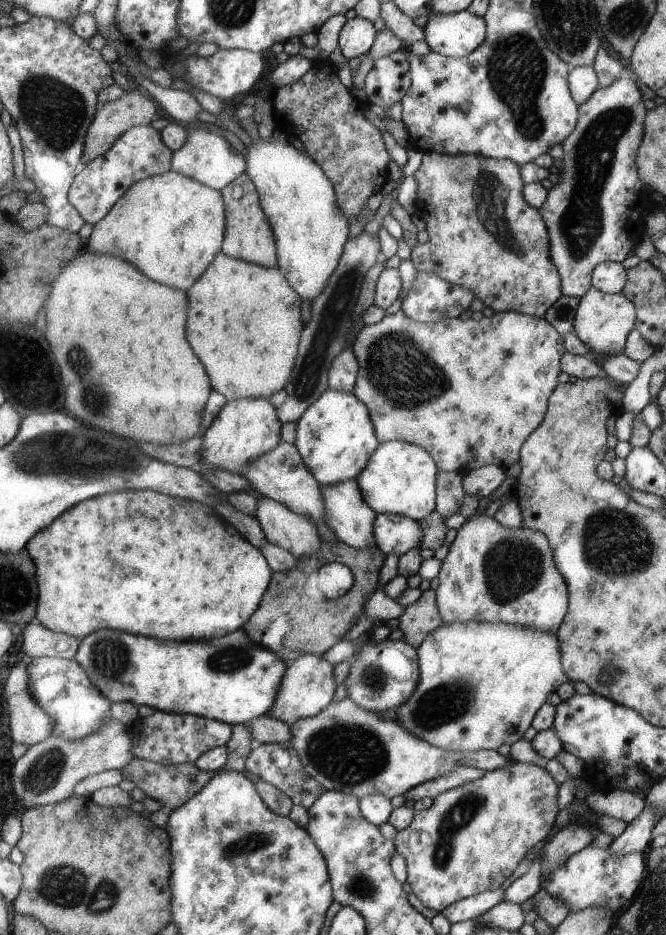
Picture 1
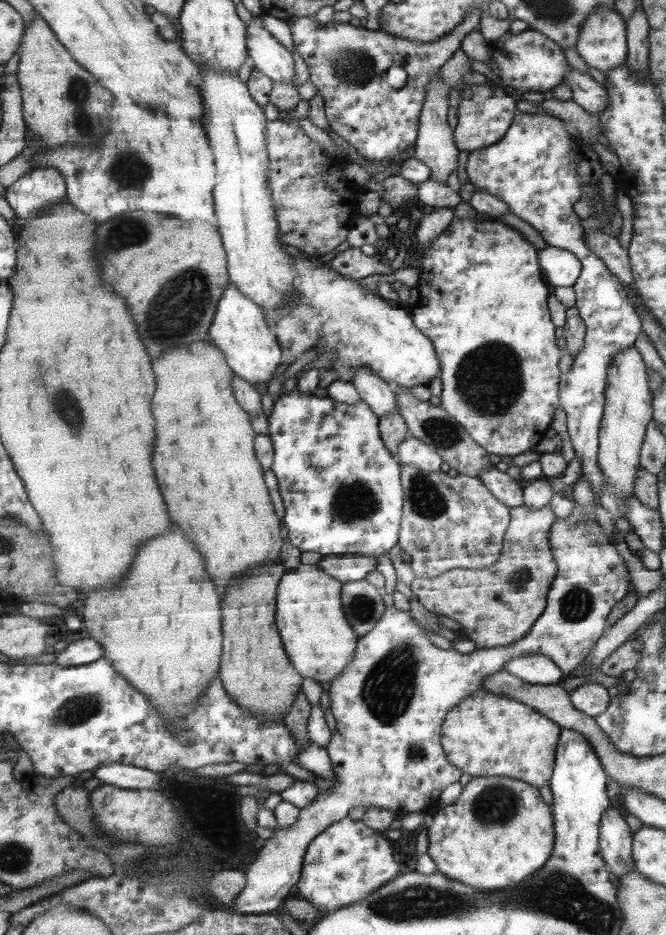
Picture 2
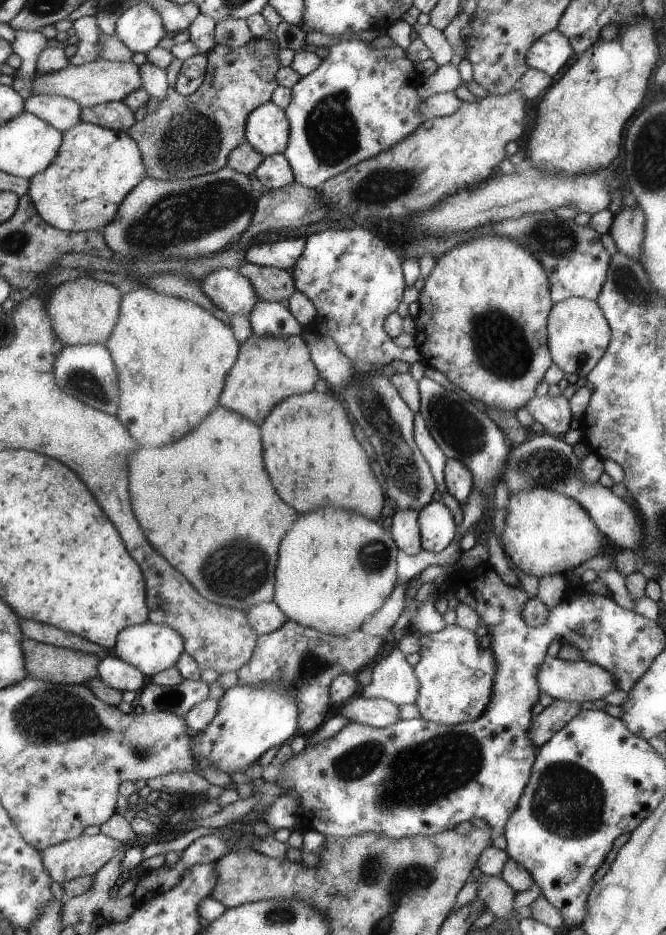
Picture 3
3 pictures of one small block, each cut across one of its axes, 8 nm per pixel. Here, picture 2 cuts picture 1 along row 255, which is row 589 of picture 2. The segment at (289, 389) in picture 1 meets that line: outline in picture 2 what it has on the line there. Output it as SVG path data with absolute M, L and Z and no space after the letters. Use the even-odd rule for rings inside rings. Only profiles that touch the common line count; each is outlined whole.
M365 579L341 582L340 601L343 614L357 637L367 634L379 622L386 608L381 594L381 590L377 590Z

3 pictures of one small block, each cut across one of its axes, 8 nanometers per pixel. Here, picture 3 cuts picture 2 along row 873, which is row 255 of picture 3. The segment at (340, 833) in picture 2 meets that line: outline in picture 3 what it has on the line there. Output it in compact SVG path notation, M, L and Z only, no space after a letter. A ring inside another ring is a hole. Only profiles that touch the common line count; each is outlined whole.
M341 228L341 230L321 230L311 234L306 239L303 252L293 266L294 290L302 292L308 298L316 311L313 318L313 329L321 336L335 342L337 350L350 361L375 364L375 366L390 365L393 360L402 360L413 364L422 360L418 349L413 346L401 350L393 346L384 328L387 316L397 312L401 300L401 292L405 288L403 274L401 274L401 260L399 256L375 234L367 230L355 228Z

